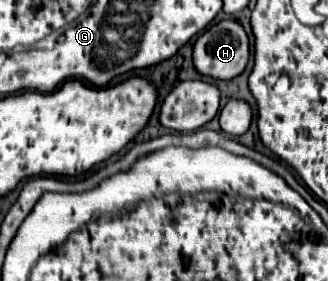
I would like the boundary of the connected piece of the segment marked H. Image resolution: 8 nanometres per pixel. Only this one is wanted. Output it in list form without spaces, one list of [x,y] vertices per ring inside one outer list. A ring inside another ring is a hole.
[[[225,19],[211,25],[195,43],[193,47],[193,63],[201,75],[209,75],[215,79],[233,79],[243,73],[249,63],[249,37],[239,21]]]

